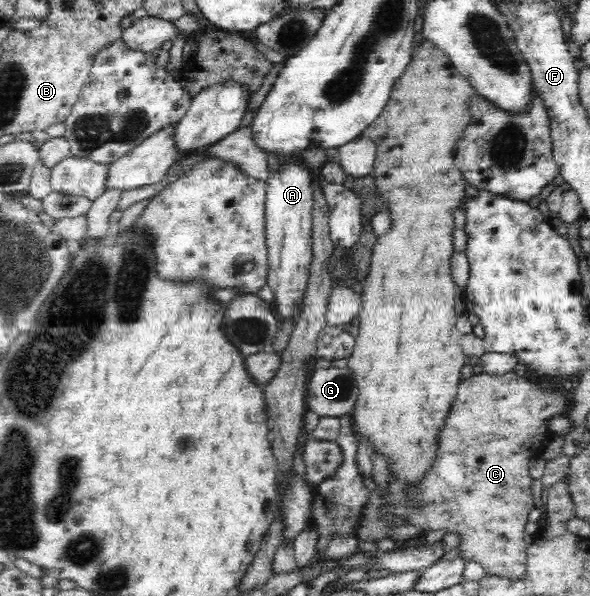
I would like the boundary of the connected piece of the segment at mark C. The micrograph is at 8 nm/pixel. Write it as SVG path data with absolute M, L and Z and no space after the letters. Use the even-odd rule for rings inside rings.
M512 371L503 375L492 376L489 374L485 374L484 372L470 375L467 378L460 378L460 382L458 382L456 396L454 396L454 402L452 402L452 406L450 406L450 412L448 412L448 416L446 420L444 420L444 424L442 424L442 428L439 431L439 438L436 440L436 457L432 460L432 466L424 472L424 476L420 478L420 486L418 488L407 488L407 486L403 486L403 484L399 484L395 478L390 478L385 487L381 487L375 480L372 474L370 476L364 478L365 487L369 490L369 499L367 505L365 506L366 510L364 514L362 514L362 522L360 528L357 530L357 540L364 542L373 542L376 543L384 538L390 538L388 532L389 527L391 525L386 523L383 520L383 507L392 508L394 517L397 517L402 521L402 525L412 525L413 527L418 527L421 529L422 537L419 539L425 539L427 536L427 532L429 531L446 531L447 533L457 534L460 539L460 544L457 547L458 551L460 551L460 557L465 562L475 561L478 562L482 567L484 567L487 575L496 575L499 576L501 580L514 580L514 579L525 579L526 578L526 570L528 564L527 558L527 550L528 546L524 543L525 537L525 527L527 524L527 516L531 510L533 510L536 506L534 503L534 499L532 497L532 491L530 488L530 482L532 482L532 477L530 476L528 470L528 464L530 464L530 458L533 458L534 450L532 448L540 448L542 444L540 444L540 440L544 440L544 438L548 438L548 432L546 432L546 420L548 418L552 418L552 416L564 415L564 412L568 409L568 402L571 402L572 396L566 396L566 392L560 392L560 390L546 390L546 388L542 388L542 386L538 386L538 384L534 384L534 382L530 382L528 378L522 378L522 376L516 376L516 374ZM412 497L416 497L416 499L420 499L418 502L419 510L411 508L411 504L409 504L409 500Z

